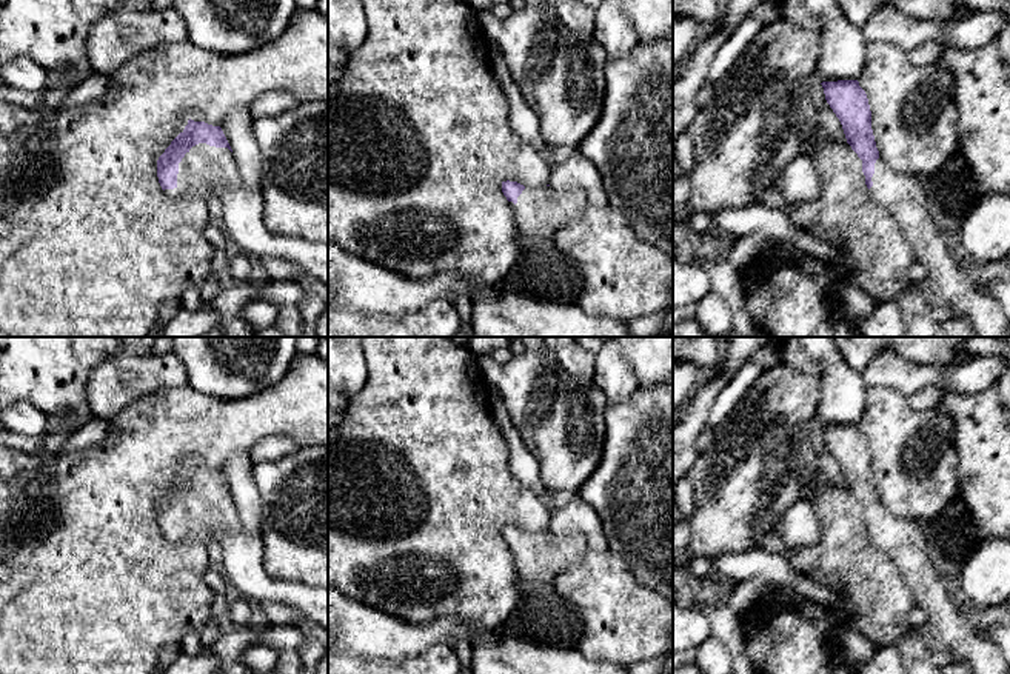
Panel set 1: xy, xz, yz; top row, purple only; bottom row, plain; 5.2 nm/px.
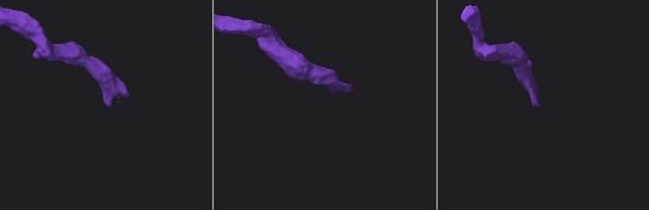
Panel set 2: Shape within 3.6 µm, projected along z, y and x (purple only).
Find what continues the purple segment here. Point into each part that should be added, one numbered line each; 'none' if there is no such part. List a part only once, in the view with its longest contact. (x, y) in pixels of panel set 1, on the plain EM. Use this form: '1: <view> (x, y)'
1: xy (204, 514)

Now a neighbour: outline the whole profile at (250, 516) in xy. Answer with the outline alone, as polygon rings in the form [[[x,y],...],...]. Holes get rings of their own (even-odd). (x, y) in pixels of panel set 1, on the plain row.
[[[254,489],[256,500],[251,506],[239,506],[232,502],[240,516],[242,528],[237,532],[223,531],[216,543],[217,566],[225,571],[225,577],[231,585],[232,594],[246,602],[257,600],[277,602],[299,609],[311,623],[322,626],[328,632],[328,589],[306,586],[297,582],[276,580],[268,576],[263,565],[263,540],[262,540],[262,502],[259,489]]]

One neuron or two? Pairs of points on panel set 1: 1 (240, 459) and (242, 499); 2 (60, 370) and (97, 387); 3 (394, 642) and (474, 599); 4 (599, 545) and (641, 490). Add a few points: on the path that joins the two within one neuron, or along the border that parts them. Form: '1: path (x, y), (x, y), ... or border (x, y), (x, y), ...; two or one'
1: path (240, 468), (242, 490); one
2: border (113, 356), (102, 360), (91, 371), (86, 414); two
3: border (405, 619), (459, 616), (476, 627); two
4: border (602, 531), (608, 550); two

